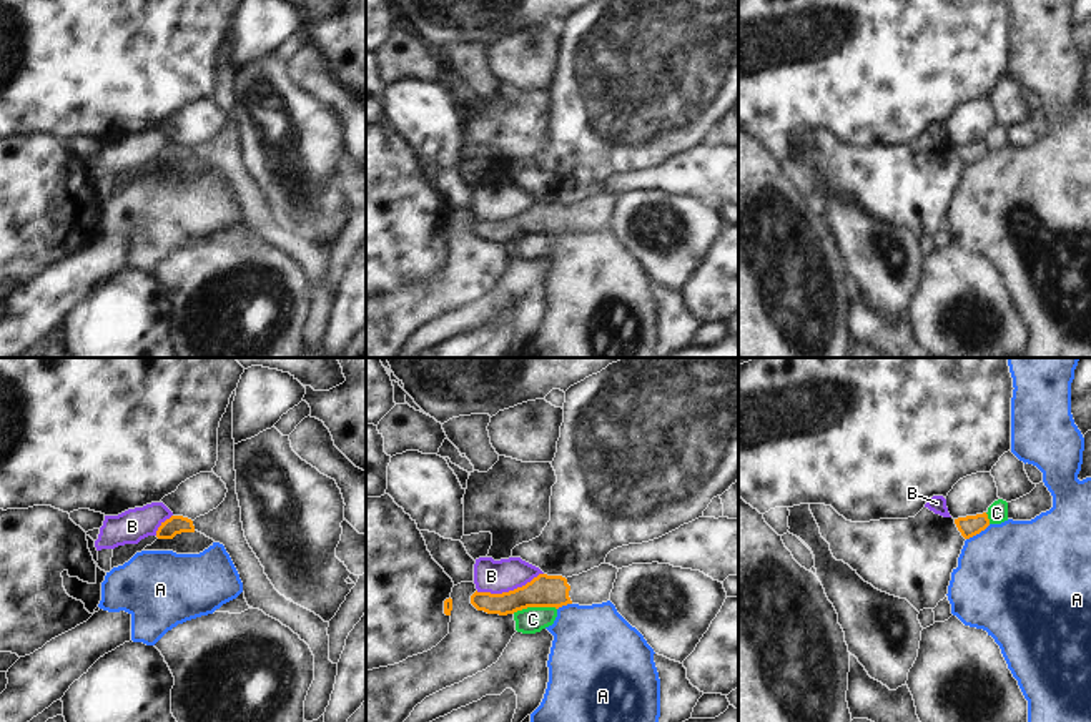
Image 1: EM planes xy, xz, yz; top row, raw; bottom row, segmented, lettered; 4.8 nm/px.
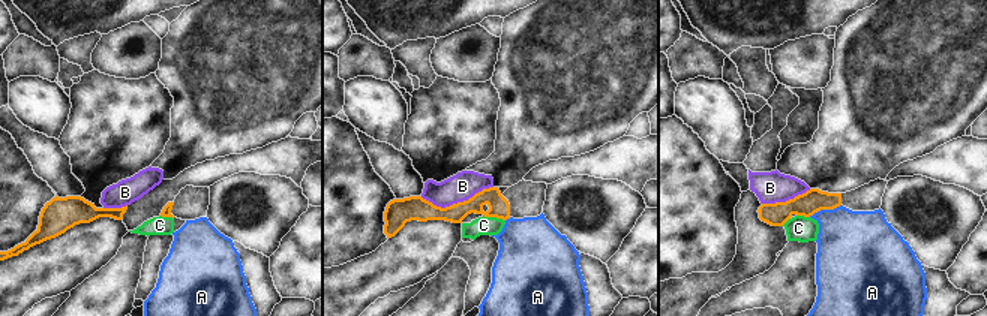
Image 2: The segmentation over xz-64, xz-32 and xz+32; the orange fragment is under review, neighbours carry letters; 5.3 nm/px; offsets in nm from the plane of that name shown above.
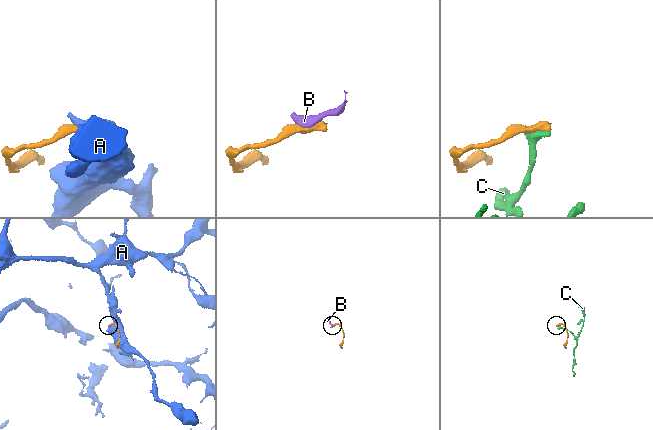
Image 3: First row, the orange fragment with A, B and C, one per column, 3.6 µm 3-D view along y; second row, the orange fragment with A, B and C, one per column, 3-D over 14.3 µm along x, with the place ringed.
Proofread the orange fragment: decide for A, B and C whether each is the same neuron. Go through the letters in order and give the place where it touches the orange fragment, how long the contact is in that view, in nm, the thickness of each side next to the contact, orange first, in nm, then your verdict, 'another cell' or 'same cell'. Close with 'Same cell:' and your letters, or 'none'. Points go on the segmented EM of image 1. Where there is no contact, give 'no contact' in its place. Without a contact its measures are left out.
A: yz (978, 533) | 140 nm | 100/500 nm | another cell
B: xz (509, 591) | 340 nm | 160/160 nm | another cell
C: xz (534, 606) | 220 nm | 160/130 nm | another cell
Same cell: none

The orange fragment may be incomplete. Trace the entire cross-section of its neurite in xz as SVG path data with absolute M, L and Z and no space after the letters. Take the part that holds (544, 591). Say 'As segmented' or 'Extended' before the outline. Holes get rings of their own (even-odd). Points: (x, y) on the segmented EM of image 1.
Extended. M600 564L572 577L539 574L531 582L502 594L474 592L471 604L487 614L507 616L527 607L592 606L610 601L619 569Z

